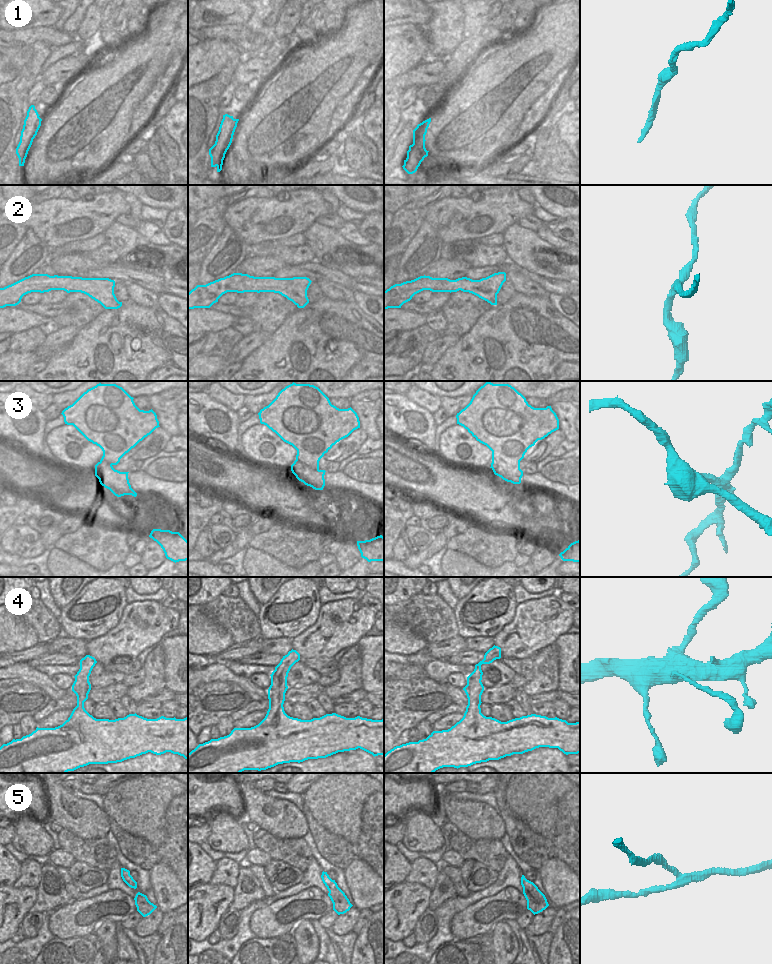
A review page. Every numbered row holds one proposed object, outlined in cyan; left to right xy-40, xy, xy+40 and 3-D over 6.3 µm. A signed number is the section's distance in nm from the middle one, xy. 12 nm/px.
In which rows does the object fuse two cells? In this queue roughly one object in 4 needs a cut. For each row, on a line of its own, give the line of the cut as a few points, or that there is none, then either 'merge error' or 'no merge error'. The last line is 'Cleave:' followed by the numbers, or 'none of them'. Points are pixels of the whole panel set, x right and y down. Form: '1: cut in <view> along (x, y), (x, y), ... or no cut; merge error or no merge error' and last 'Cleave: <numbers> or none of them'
1: no cut; no merge error
2: no cut; no merge error
3: cut in xy+40 along (492, 461), (498, 464), (507, 474), (515, 477), (519, 483); merge error
4: no cut; no merge error
5: no cut; no merge error
Cleave: 3

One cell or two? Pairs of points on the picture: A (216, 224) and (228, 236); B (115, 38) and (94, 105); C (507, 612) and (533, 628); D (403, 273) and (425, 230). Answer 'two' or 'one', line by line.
A: two
B: two
C: two
D: one

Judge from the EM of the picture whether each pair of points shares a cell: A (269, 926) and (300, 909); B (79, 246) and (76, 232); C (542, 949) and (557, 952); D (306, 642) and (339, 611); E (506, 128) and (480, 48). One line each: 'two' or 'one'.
A: one
B: two
C: two
D: one
E: two

